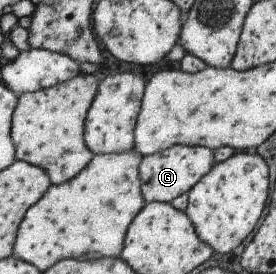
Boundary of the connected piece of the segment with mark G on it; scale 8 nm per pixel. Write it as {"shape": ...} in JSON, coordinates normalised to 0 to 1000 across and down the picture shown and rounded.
{"shape":[[[630,529],[598,551],[529,566],[504,606],[518,719],[529,737],[580,734],[620,741],[656,708],[681,704],[736,642],[746,642],[768,620],[779,595],[779,562],[754,536]]]}

